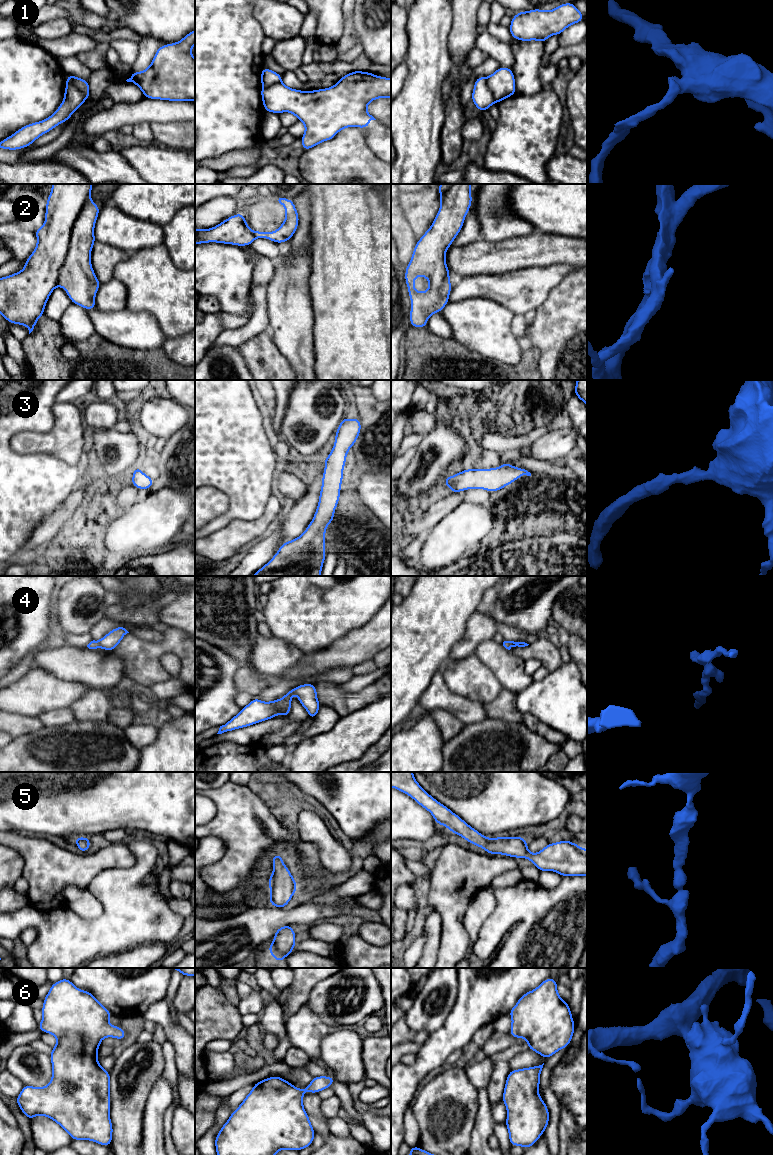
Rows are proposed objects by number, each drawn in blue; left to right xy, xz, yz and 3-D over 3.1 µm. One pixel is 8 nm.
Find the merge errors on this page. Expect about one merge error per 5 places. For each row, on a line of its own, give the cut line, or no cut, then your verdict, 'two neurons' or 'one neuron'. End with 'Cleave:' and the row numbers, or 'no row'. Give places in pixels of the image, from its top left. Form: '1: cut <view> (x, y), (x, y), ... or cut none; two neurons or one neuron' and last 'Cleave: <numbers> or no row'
1: cut xy (67, 76), (85, 99); two neurons
2: cut none; one neuron
3: cut none; one neuron
4: cut none; one neuron
5: cut none; one neuron
6: cut none; one neuron
Cleave: 1

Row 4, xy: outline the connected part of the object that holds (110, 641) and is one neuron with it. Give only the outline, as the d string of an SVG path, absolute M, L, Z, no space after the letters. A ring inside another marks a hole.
M123 627L114 628L100 640L91 641L87 645L87 647L89 649L102 648L107 651L112 651L118 646L118 644L121 642L121 640L127 633L129 632Z

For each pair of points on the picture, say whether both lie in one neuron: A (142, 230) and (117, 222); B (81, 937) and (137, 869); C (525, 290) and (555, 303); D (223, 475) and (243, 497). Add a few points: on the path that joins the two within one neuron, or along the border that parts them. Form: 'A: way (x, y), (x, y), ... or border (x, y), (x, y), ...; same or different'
A: way (136, 230), (125, 230), (123, 228); same
B: way (100, 926), (123, 903), (123, 888); same
C: border (561, 281), (536, 310); different
D: way (228, 480), (240, 492); same

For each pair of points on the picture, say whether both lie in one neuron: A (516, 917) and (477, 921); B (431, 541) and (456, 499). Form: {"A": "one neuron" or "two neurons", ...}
{"A": "two neurons", "B": "two neurons"}

